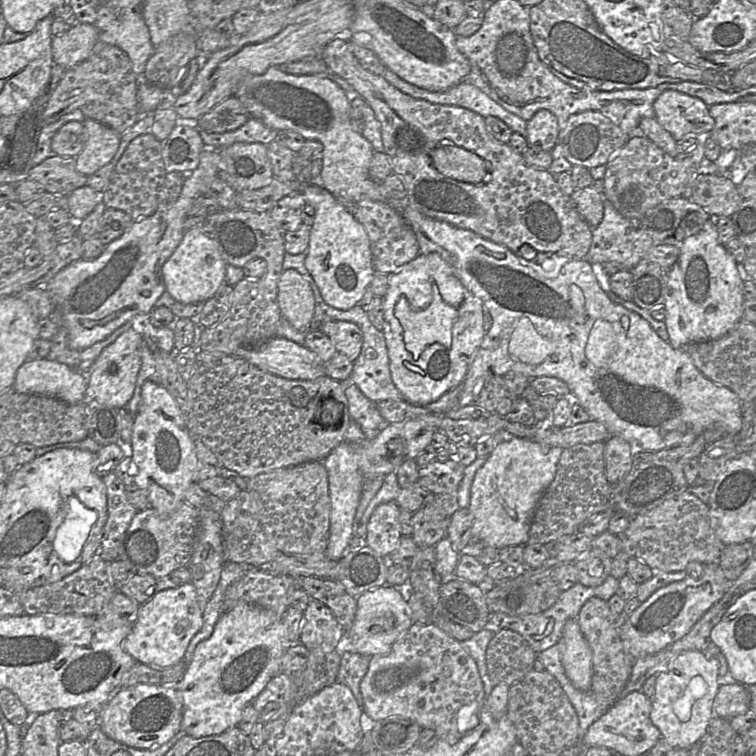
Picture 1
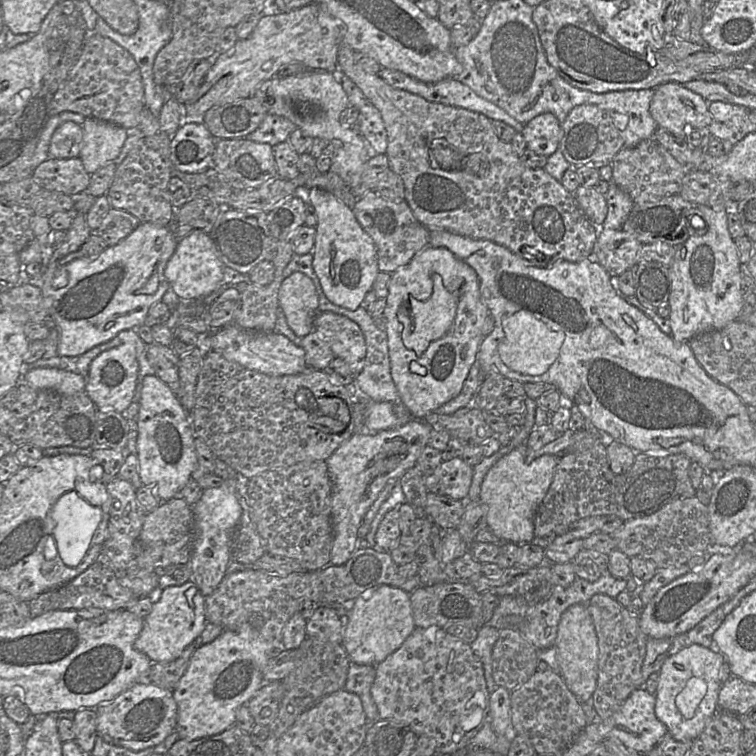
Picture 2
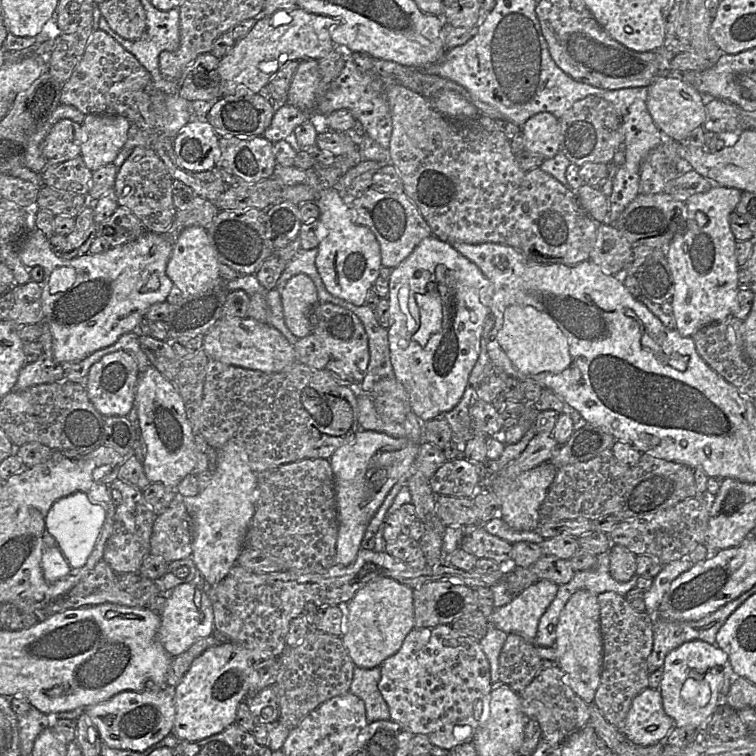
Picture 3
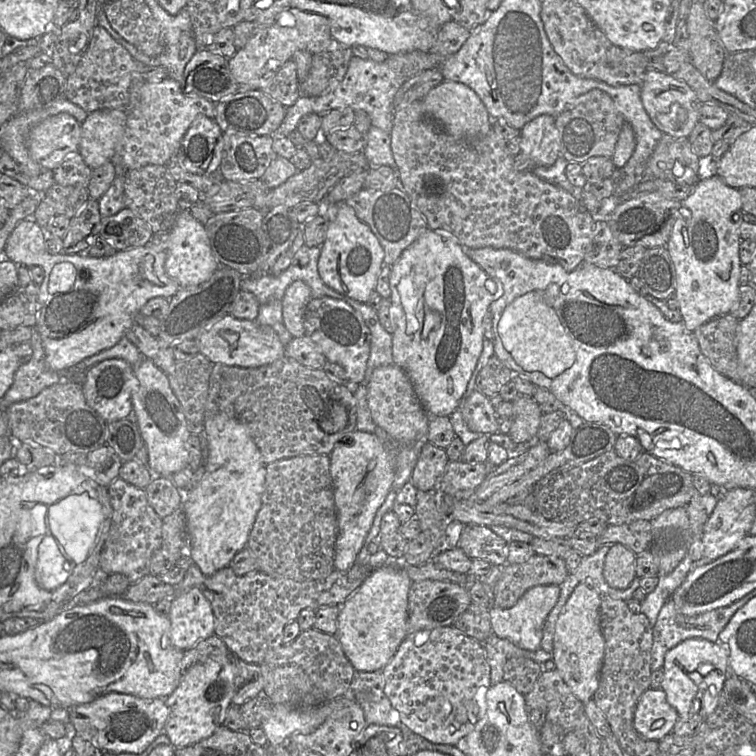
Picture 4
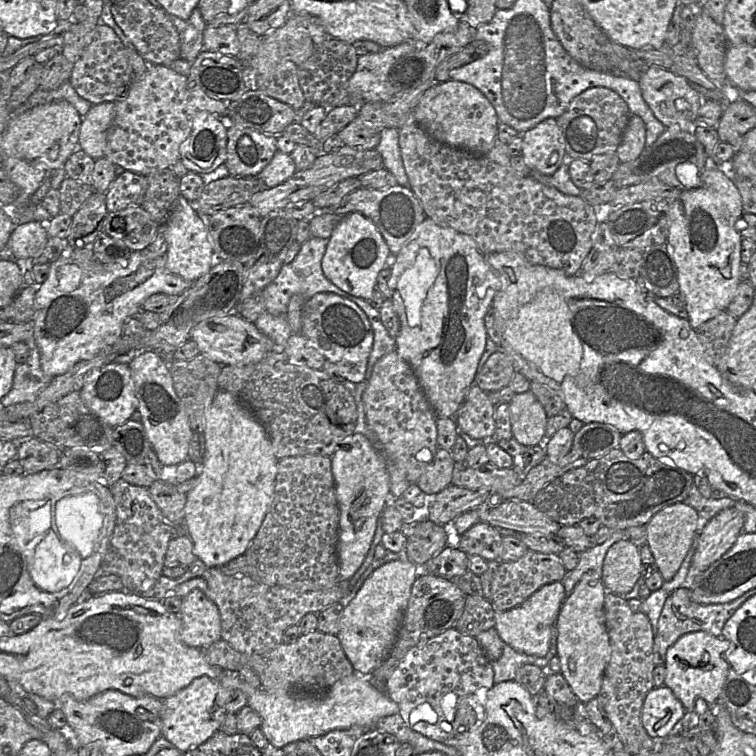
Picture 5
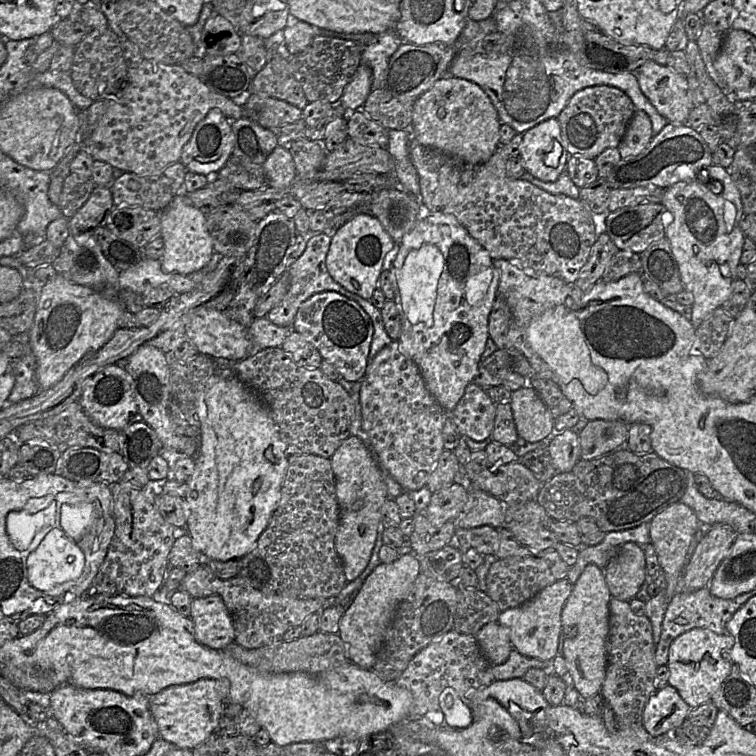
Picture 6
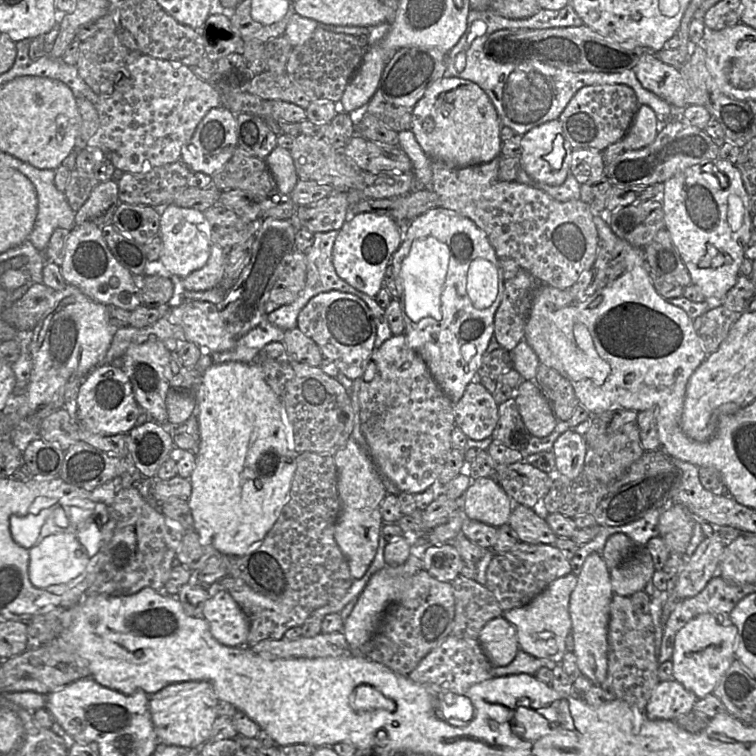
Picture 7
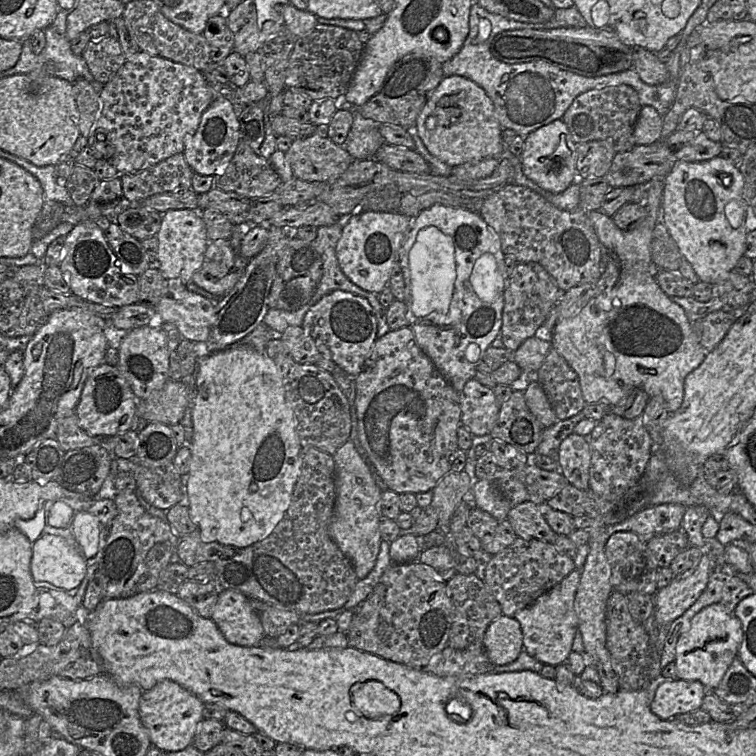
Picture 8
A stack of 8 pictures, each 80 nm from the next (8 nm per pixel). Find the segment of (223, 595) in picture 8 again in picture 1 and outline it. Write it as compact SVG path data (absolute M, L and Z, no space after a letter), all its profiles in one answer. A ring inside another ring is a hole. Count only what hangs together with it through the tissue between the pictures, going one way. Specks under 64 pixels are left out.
M191 582L157 592L140 606L138 618L123 641L123 648L138 663L162 669L174 666L183 661L190 641L201 629L203 610L204 608L199 606L197 592Z

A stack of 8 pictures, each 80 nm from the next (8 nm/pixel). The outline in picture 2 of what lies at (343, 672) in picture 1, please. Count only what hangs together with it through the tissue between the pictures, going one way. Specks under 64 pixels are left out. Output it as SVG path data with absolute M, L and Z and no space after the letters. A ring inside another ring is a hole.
M350 662L345 689L359 696L369 721L379 720L377 706L371 696L371 687L376 677L376 666Z

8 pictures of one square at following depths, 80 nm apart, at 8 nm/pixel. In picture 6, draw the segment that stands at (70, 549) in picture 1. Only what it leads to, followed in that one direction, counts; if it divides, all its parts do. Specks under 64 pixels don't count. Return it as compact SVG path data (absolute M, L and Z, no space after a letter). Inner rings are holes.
M99 503L62 504L60 507L60 527L77 543L87 537L90 546L93 546L103 526L104 520Z

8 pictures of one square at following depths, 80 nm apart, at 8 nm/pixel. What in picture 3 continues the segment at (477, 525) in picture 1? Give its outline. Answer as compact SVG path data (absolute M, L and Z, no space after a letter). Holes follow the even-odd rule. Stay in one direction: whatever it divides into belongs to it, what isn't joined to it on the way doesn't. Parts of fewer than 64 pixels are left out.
M544 462L520 474L513 482L502 485L495 494L501 502L501 519L518 531L535 531L539 524L539 508L555 479L557 468L550 462Z

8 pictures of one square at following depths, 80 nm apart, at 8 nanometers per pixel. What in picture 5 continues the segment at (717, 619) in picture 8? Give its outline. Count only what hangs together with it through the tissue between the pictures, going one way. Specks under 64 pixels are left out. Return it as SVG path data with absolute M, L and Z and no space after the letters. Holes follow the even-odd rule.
M705 631L690 632L681 636L666 652L666 669L664 686L670 688L675 697L682 703L686 712L695 711L695 700L703 699L708 708L713 708L722 691L730 666L727 662L727 654L731 649L731 642L722 637L715 637ZM704 653L710 656L713 668L703 669L701 662Z

